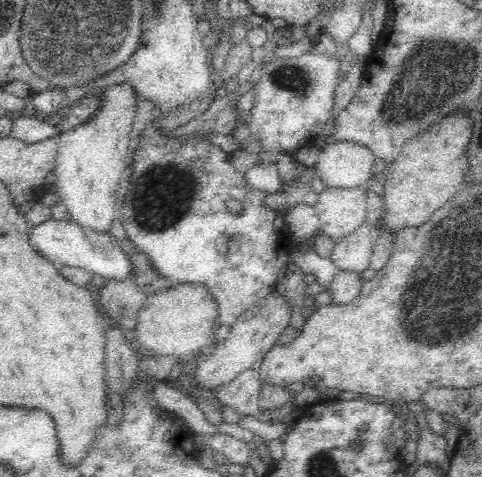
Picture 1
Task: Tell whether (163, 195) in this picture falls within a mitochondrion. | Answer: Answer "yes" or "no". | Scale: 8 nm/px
yes

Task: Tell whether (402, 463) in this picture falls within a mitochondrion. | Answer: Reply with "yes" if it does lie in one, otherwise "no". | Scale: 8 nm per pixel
no

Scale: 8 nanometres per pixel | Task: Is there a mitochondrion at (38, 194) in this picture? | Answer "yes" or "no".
no

